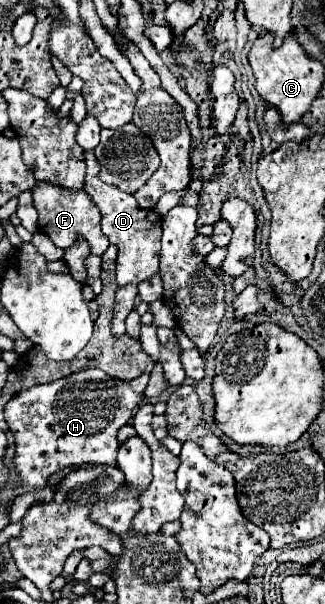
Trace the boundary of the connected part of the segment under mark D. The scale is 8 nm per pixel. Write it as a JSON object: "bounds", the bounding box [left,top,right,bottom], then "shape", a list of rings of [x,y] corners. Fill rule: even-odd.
{"bounds":[83,151,161,285],"shape":[[[93,151],[85,153],[87,175],[83,191],[91,197],[95,207],[101,213],[101,229],[109,237],[113,245],[119,249],[117,257],[117,283],[123,285],[139,285],[141,281],[151,279],[159,273],[159,251],[161,251],[161,217],[155,209],[141,209],[133,195],[119,191],[99,179],[99,165]]]}

